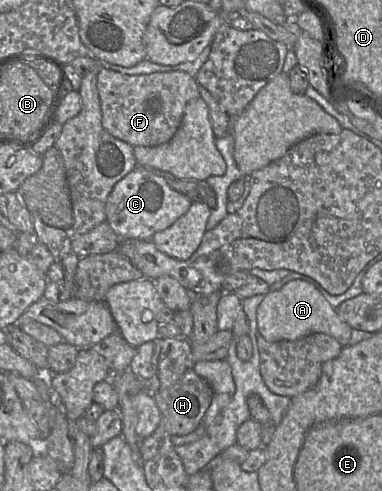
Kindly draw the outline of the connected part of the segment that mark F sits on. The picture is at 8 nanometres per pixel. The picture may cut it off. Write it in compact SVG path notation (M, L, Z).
M102 68L97 75L97 89L104 129L133 147L169 142L179 128L188 102L200 97L196 78L183 71L126 75Z

